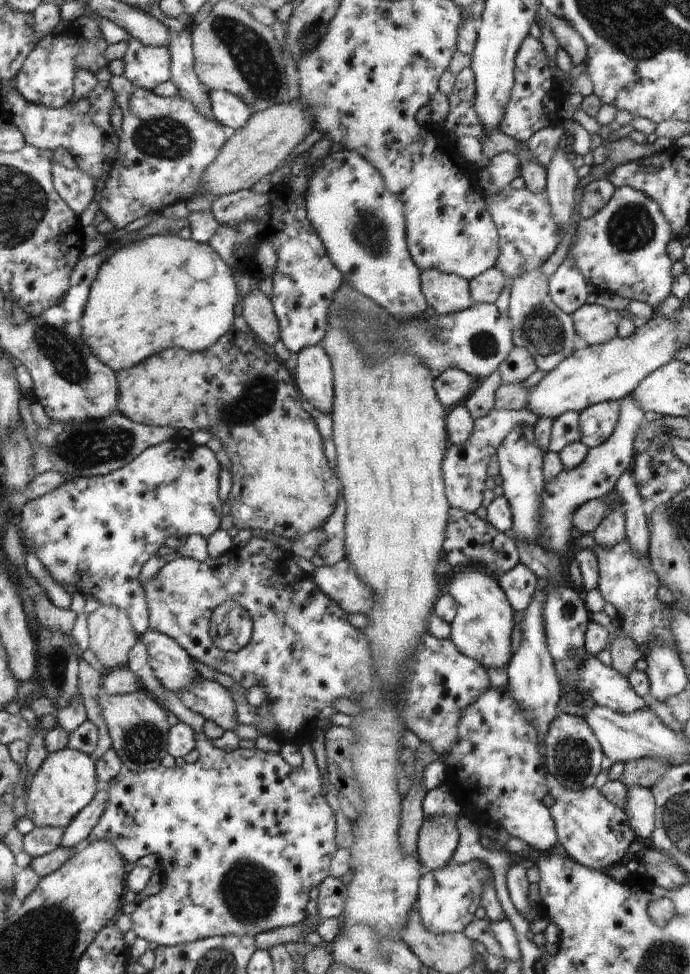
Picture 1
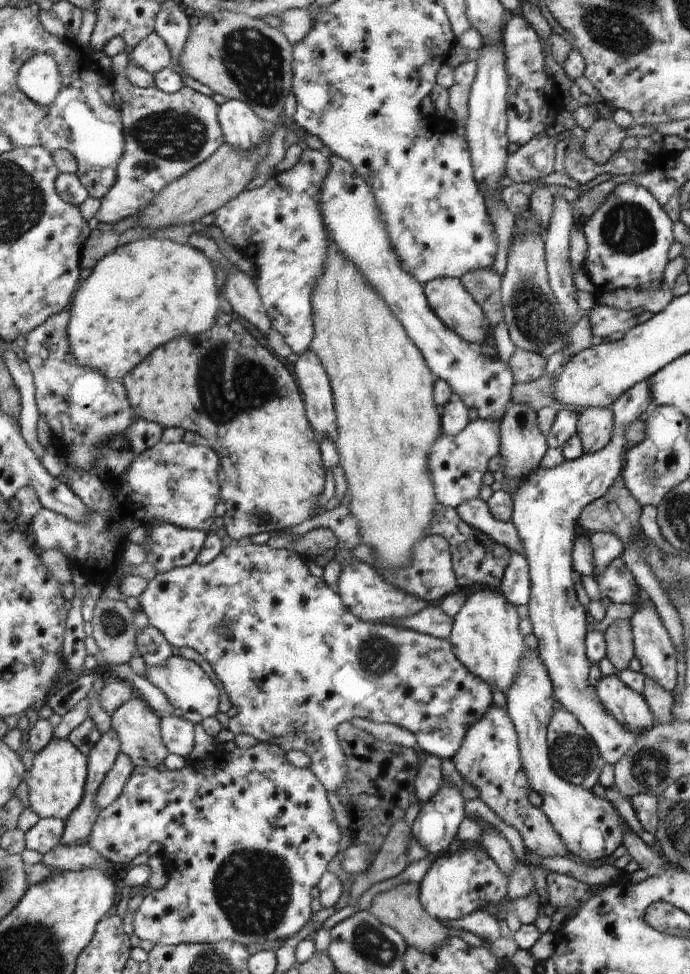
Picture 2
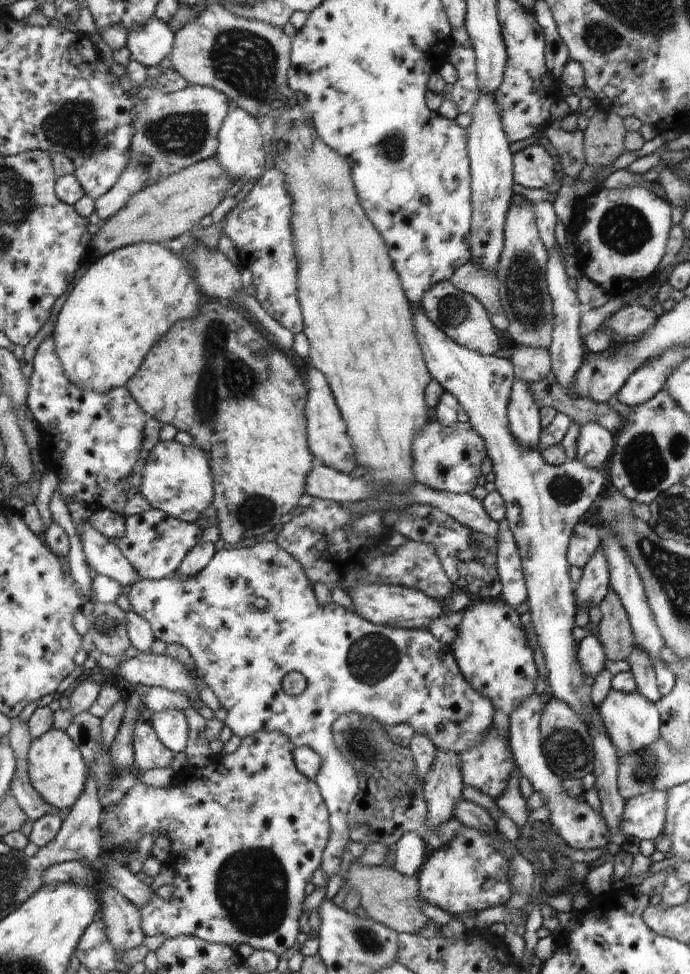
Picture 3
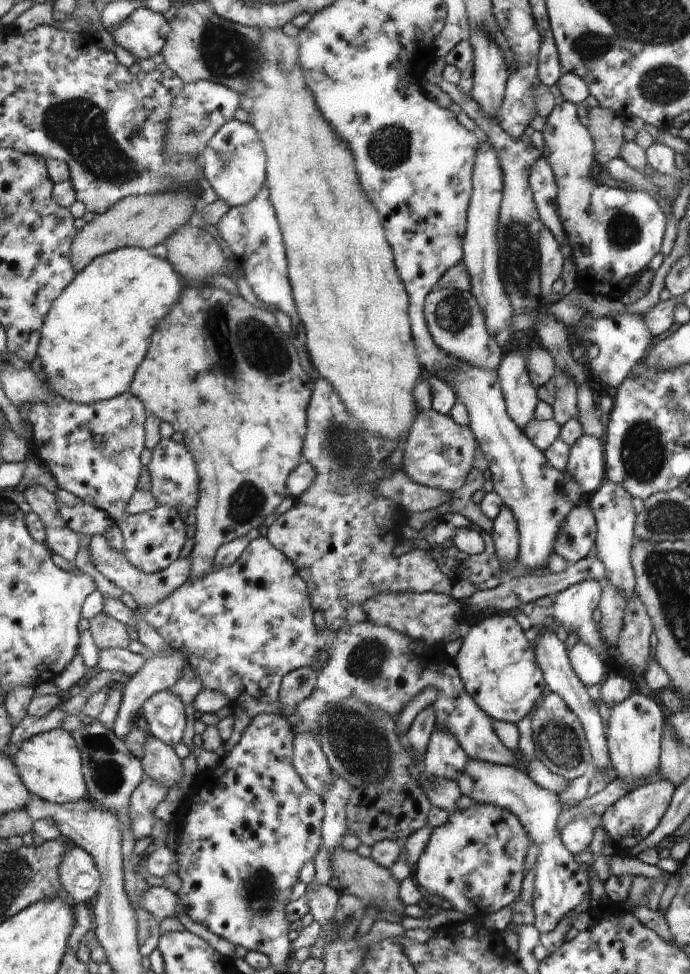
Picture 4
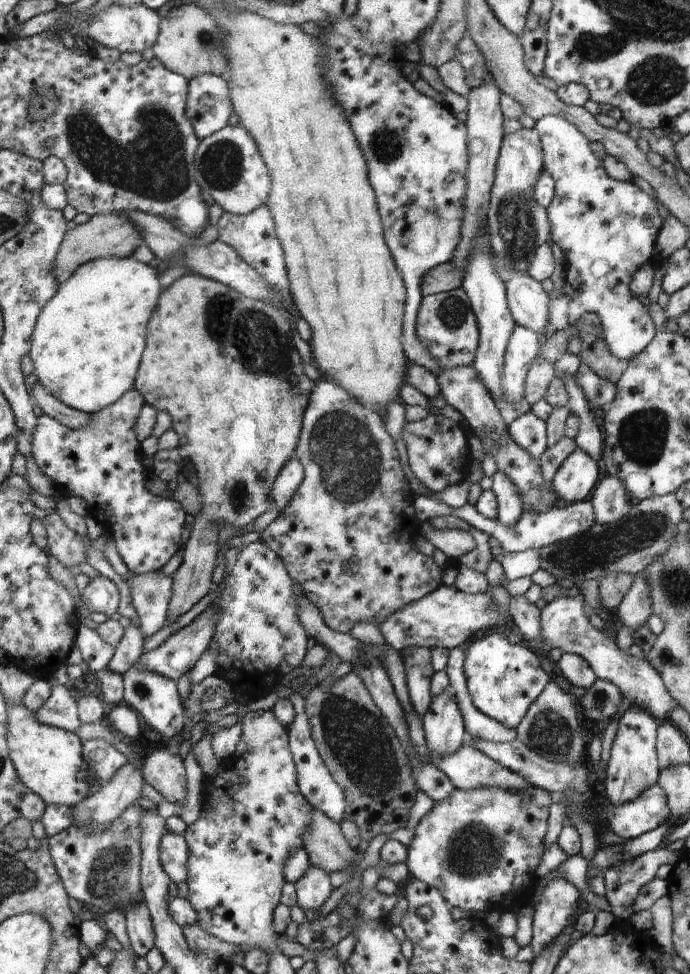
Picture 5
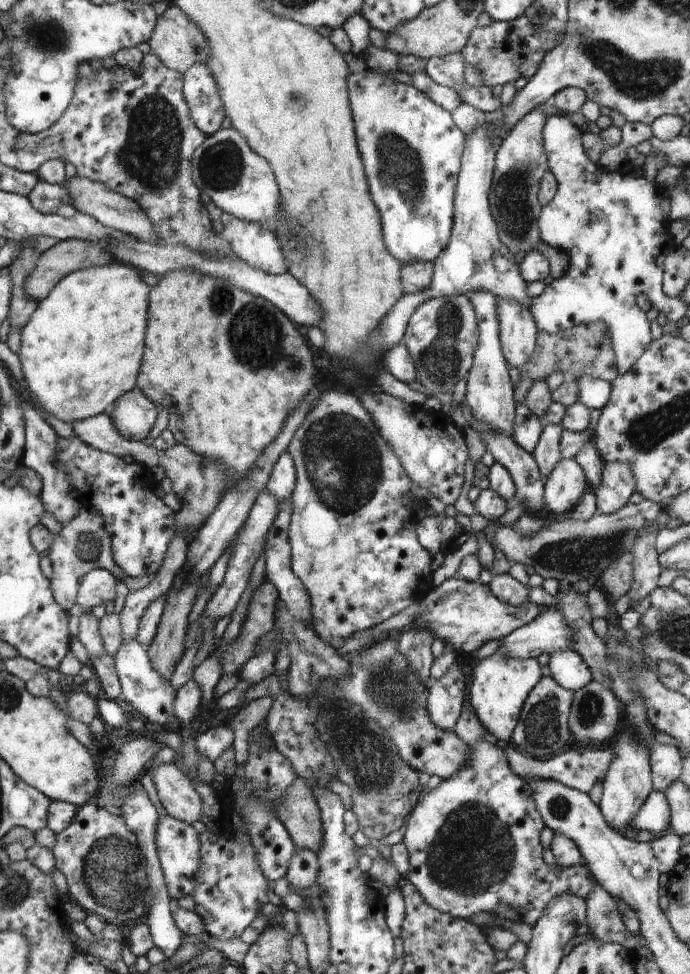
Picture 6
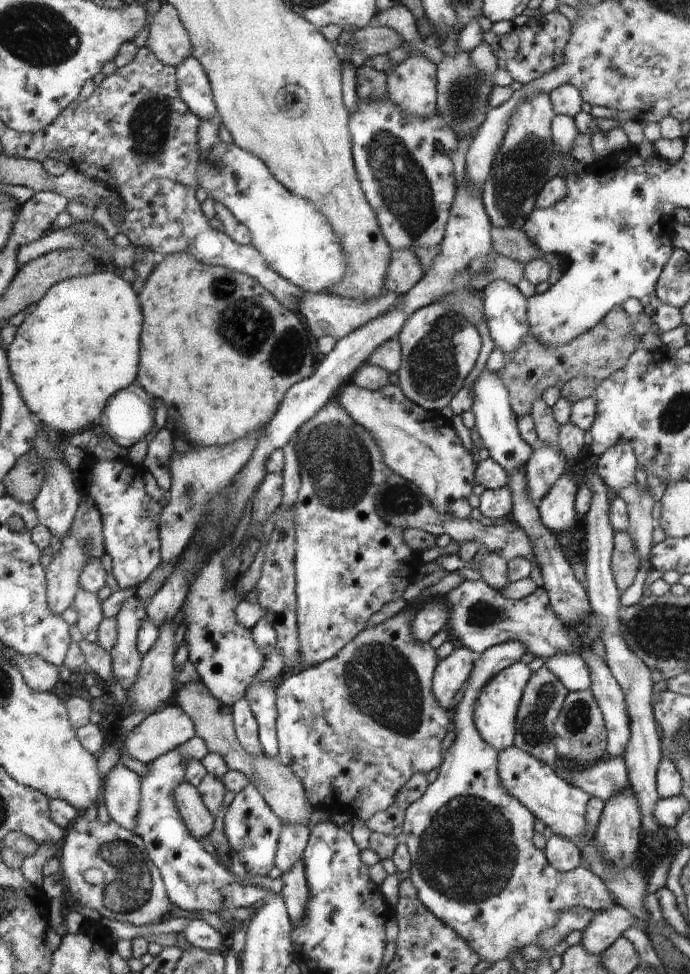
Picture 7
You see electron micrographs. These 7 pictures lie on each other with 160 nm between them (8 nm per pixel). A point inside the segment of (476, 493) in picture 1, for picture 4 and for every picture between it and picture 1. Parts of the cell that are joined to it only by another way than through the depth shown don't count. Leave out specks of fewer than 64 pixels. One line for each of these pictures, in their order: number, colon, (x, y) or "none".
2: (457, 462)
3: (447, 458)
4: (438, 453)

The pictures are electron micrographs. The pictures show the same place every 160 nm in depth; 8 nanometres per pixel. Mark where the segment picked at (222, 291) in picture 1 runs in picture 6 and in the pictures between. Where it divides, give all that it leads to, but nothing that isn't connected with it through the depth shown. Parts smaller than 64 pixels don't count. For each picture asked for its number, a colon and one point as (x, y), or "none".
2: (118, 318)
3: (126, 300)
4: (97, 336)
5: (88, 349)
6: (83, 350)

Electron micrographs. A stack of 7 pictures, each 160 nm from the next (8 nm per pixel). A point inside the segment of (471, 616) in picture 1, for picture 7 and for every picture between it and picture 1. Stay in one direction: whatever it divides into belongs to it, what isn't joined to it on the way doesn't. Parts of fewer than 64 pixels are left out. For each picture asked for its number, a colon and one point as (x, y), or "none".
2: (485, 636)
3: (492, 651)
4: (495, 662)
5: (504, 680)
6: (501, 684)
7: (496, 715)

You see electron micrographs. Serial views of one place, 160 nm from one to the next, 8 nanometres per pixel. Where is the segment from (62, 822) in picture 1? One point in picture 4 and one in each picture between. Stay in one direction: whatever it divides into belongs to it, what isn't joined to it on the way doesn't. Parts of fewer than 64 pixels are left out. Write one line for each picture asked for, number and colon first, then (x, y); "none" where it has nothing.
2: (58, 780)
3: (58, 768)
4: (51, 764)

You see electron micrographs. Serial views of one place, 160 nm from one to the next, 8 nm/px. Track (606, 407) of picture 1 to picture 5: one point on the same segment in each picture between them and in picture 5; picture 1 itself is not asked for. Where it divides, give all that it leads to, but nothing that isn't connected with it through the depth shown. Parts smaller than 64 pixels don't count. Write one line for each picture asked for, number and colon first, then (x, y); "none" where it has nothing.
2: (596, 427)
3: (596, 444)
4: (587, 462)
5: (576, 480)

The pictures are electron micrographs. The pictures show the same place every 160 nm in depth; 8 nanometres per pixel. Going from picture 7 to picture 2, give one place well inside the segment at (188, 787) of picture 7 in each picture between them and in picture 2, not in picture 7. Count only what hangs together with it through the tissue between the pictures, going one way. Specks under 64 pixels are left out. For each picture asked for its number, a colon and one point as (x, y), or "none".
2: (140, 729)
3: (152, 753)
4: (160, 762)
5: (165, 773)
6: (177, 795)

